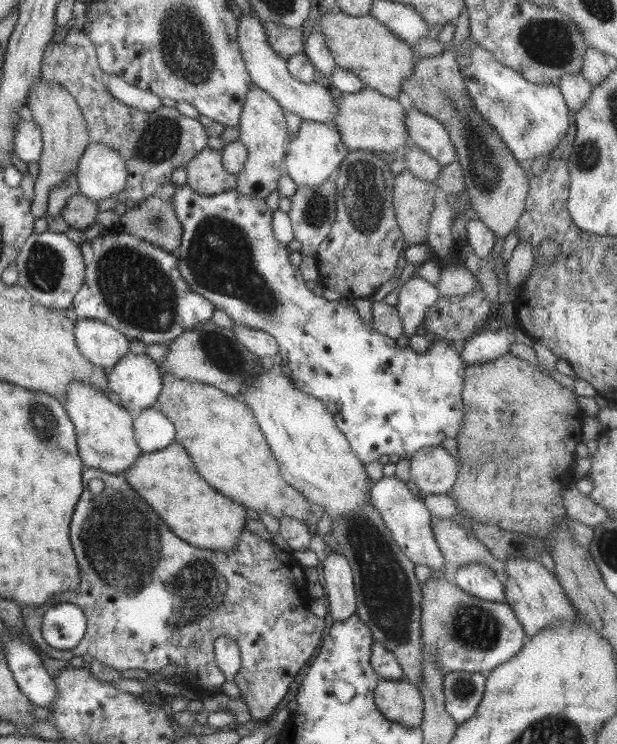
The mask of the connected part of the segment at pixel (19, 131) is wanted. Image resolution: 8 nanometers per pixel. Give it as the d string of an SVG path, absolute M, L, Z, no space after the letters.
M21 119L14 130L14 155L23 162L38 162L42 150L42 139L39 126L33 119Z

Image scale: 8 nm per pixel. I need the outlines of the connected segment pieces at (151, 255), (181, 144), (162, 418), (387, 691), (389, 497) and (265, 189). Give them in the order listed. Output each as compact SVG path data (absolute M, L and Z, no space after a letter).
M120 230L79 243L85 264L83 283L74 294L77 319L101 321L144 346L171 342L183 331L211 320L215 306L188 289L177 268L175 254Z
M67 28L60 39L54 39L47 46L41 58L40 72L43 81L55 83L67 91L80 108L86 122L88 136L97 144L113 149L125 161L127 178L124 192L128 204L139 204L154 195L161 185L170 182L171 172L178 166L186 165L202 148L207 145L208 136L205 128L197 119L181 115L175 107L159 106L149 112L125 106L110 96L107 91L109 76L105 75L98 66L93 44L85 34L75 28Z
M156 406L133 416L132 427L135 443L142 453L161 450L174 442L173 423Z
M378 679L373 690L373 702L386 719L405 728L415 728L422 720L421 693L405 679Z
M394 477L385 478L372 482L370 486L370 506L373 506L383 524L388 528L392 540L399 546L403 555L413 564L425 564L431 570L444 569L445 558L441 555L434 536L432 535L432 518L421 499L414 496L406 484Z
M251 84L245 96L239 116L238 141L245 146L247 158L236 177L235 190L239 194L256 199L265 199L277 188L277 181L284 160L285 144L288 142L284 110L261 88Z

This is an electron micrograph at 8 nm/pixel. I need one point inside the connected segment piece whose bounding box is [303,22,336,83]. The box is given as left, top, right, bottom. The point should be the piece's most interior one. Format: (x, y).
(316, 52)

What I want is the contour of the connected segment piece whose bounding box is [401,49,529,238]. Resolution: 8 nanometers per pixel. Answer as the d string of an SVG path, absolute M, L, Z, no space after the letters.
M445 49L432 58L416 57L410 76L401 83L401 92L413 101L414 108L421 114L434 118L444 127L461 167L470 207L495 238L505 238L519 227L529 190L527 173L471 105L454 54Z

